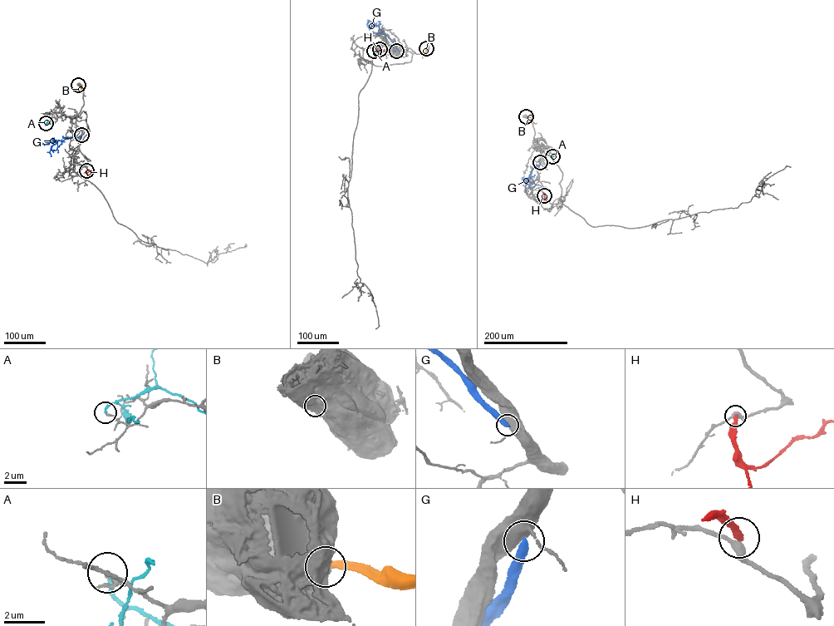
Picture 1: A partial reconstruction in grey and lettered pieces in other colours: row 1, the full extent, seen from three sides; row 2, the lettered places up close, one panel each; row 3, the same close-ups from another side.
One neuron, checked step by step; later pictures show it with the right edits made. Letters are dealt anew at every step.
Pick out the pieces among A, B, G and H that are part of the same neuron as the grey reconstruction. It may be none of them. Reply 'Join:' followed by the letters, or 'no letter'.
Join: no letter

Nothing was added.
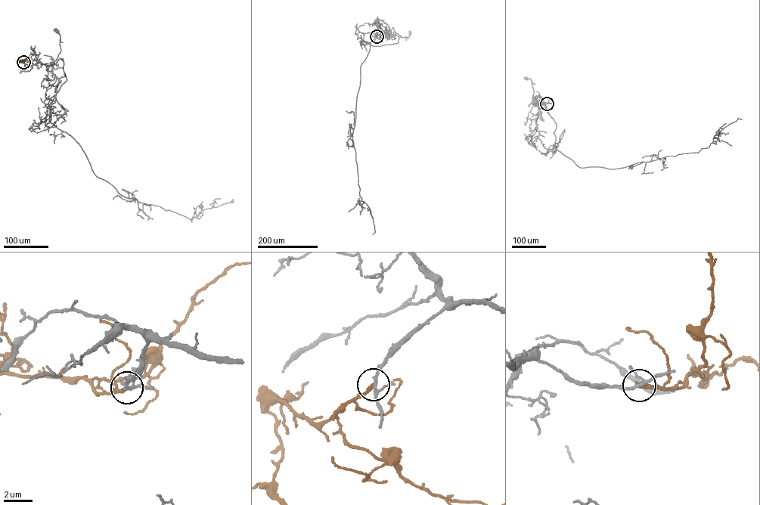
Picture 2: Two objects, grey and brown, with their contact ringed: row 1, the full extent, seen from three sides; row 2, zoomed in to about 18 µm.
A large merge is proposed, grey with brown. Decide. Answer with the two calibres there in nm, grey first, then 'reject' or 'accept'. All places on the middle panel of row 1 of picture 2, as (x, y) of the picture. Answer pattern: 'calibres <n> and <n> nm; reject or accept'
calibres 170 and 240 nm; reject

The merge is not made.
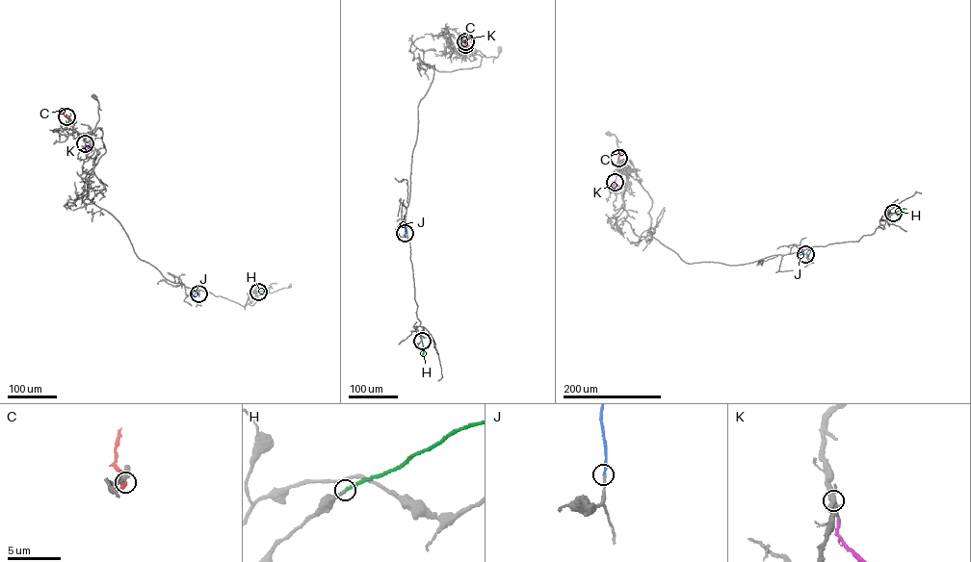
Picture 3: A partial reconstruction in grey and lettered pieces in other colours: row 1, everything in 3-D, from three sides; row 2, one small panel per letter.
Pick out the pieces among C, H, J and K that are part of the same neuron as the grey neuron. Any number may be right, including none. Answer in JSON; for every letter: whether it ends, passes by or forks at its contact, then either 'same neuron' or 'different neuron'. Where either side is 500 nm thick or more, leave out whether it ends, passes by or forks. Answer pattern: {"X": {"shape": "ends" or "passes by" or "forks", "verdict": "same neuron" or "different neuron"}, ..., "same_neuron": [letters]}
{"C": {"shape": "ends", "verdict": "different neuron"}, "H": {"shape": "ends", "verdict": "same neuron"}, "J": {"shape": "ends", "verdict": "same neuron"}, "K": {"shape": "ends", "verdict": "different neuron"}, "same_neuron": ["H", "J"]}

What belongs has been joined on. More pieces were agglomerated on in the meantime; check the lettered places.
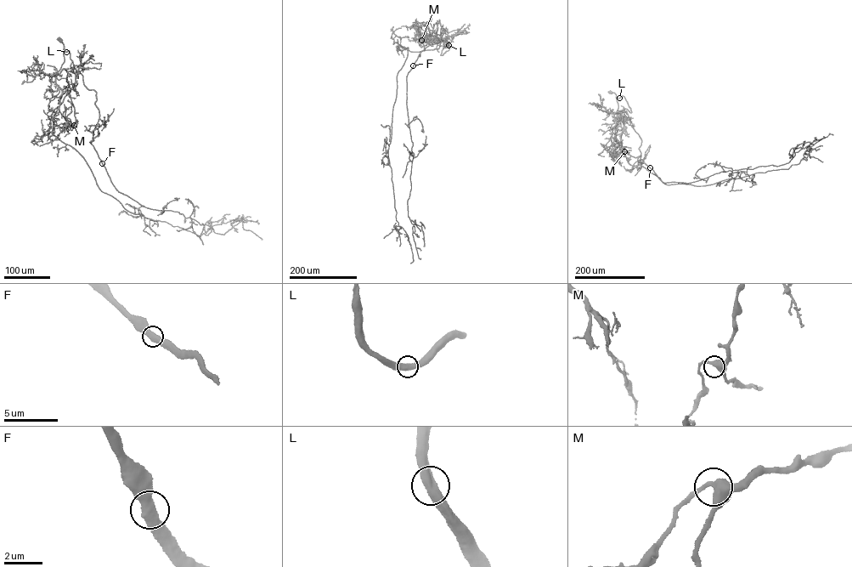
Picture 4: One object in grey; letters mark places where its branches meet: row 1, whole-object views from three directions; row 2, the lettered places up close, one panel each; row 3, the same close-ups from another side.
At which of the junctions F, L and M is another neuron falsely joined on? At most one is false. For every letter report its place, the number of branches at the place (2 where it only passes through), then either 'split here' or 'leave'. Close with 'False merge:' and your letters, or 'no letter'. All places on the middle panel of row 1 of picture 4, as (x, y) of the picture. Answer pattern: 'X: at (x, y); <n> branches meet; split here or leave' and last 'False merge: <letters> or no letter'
F: at (413, 65); 2 branches meet; leave
L: at (448, 45); 2 branches meet; leave
M: at (421, 40); 2 branches meet; leave
False merge: no letter

